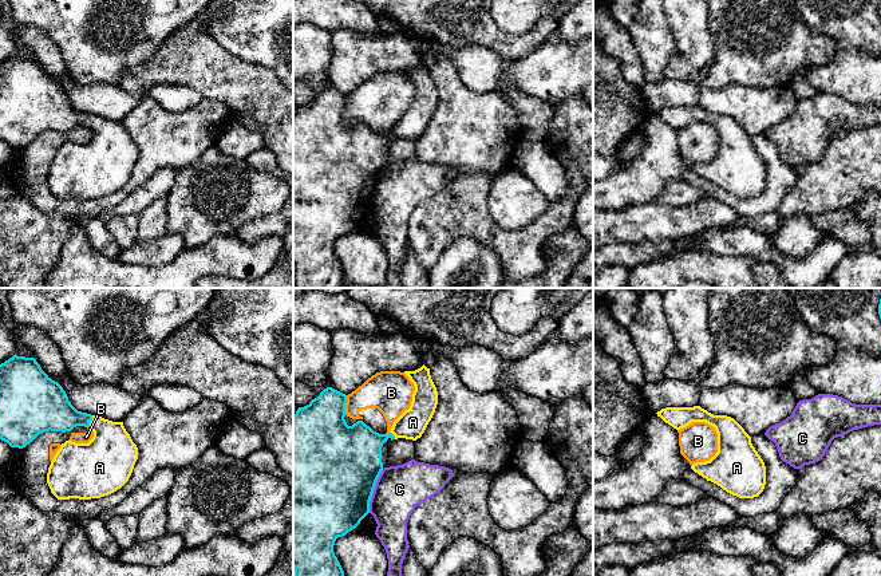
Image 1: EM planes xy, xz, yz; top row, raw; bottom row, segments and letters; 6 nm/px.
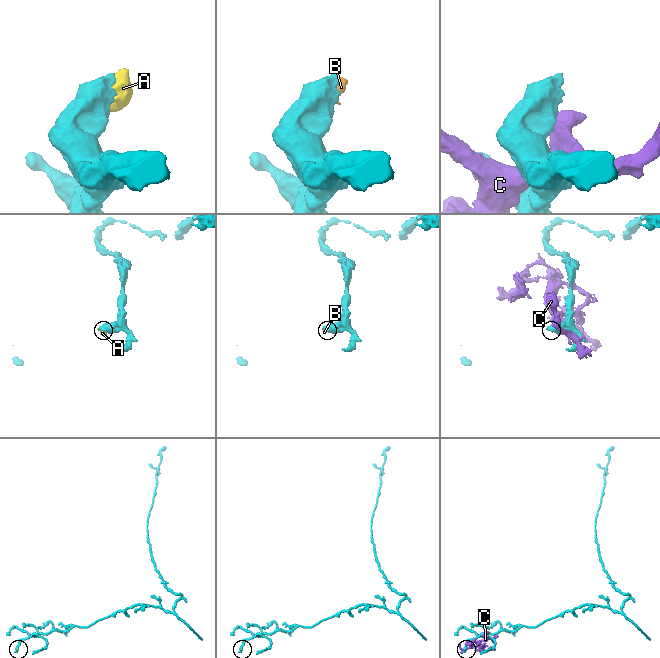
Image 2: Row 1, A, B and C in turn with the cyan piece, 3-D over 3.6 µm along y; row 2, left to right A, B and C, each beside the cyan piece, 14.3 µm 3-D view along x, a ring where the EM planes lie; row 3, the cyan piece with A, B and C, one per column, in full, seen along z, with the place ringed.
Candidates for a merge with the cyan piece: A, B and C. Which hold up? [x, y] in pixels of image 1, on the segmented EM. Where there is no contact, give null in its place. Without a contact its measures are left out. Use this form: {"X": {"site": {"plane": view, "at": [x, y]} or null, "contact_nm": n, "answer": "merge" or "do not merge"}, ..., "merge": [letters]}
{"A": {"site": {"plane": "xy", "at": [91, 419]}, "contact_nm": 80, "answer": "merge"}, "B": {"site": {"plane": "xz", "at": [344, 405]}, "contact_nm": 120, "answer": "do not merge"}, "C": {"site": {"plane": "xz", "at": [372, 490]}, "contact_nm": 280, "answer": "do not merge"}, "merge": ["A"]}

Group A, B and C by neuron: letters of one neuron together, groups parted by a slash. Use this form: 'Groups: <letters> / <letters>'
Groups: A / B / C

